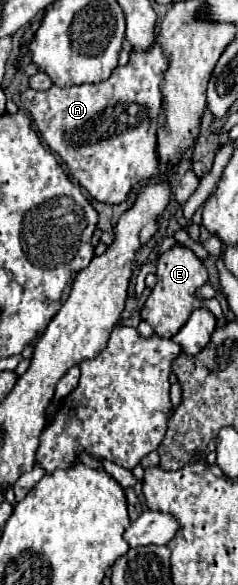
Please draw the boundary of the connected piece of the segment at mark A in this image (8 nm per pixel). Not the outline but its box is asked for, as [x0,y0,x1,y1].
[21,44,169,204]

